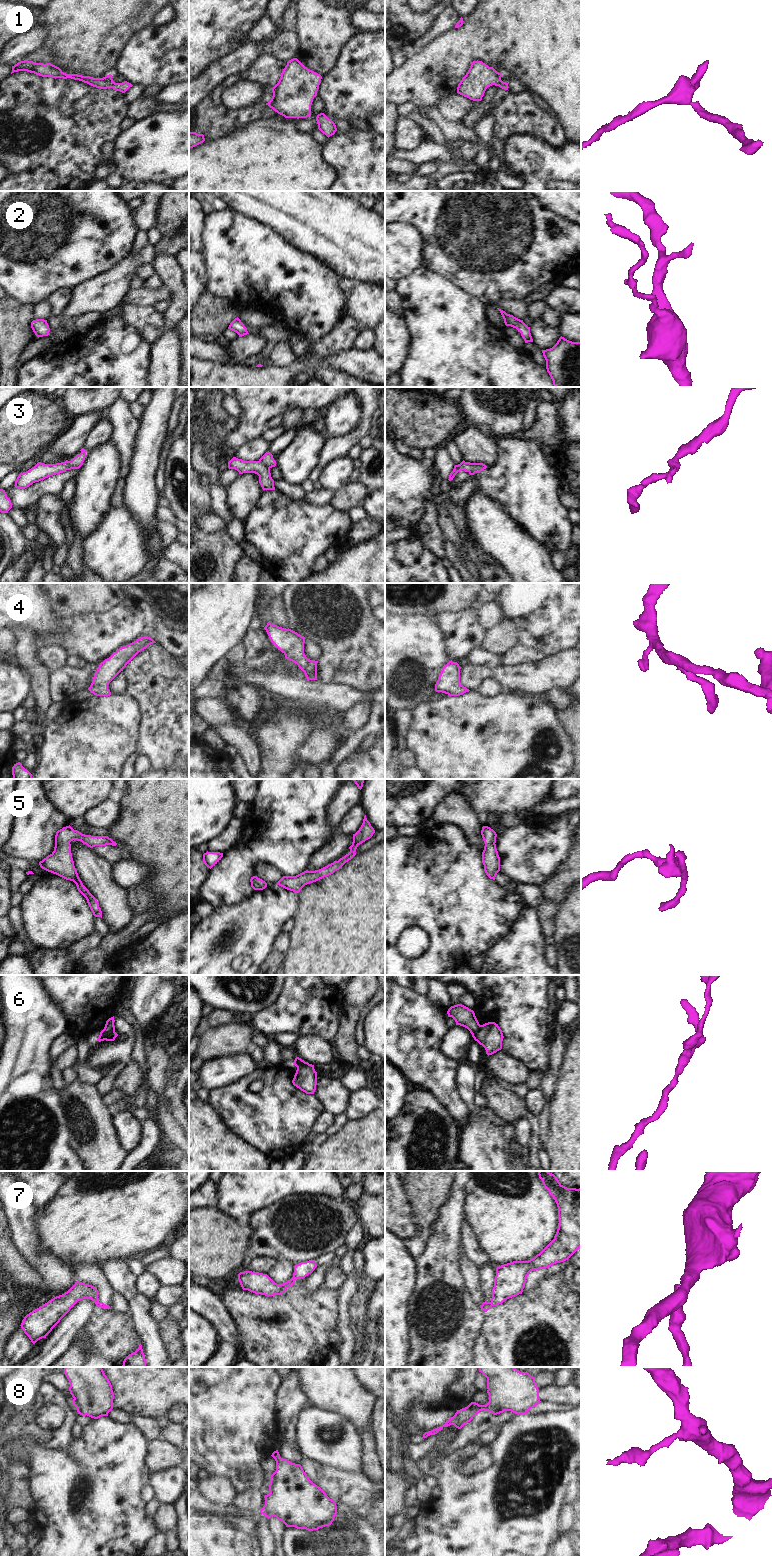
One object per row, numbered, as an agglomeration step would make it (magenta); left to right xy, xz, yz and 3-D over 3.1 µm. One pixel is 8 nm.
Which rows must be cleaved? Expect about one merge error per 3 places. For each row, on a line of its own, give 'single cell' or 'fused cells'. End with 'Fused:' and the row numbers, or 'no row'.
1: single cell
2: single cell
3: single cell
4: single cell
5: single cell
6: fused cells
7: fused cells
8: single cell
Fused: 6, 7

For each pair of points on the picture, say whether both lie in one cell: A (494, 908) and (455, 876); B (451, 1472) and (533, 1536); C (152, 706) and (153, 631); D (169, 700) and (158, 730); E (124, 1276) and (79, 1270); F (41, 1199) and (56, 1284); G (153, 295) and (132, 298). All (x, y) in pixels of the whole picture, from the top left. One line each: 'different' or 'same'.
A: same
B: same
C: different
D: same
E: different
F: different
G: same

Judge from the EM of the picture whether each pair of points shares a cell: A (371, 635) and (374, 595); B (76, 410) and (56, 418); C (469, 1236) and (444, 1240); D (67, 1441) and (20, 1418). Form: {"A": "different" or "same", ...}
{"A": "different", "B": "different", "C": "different", "D": "same"}

